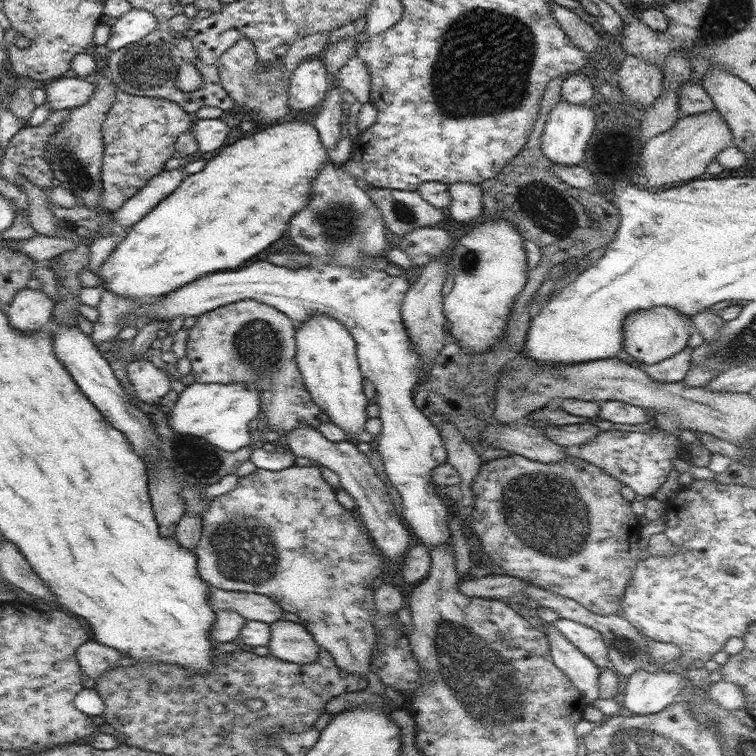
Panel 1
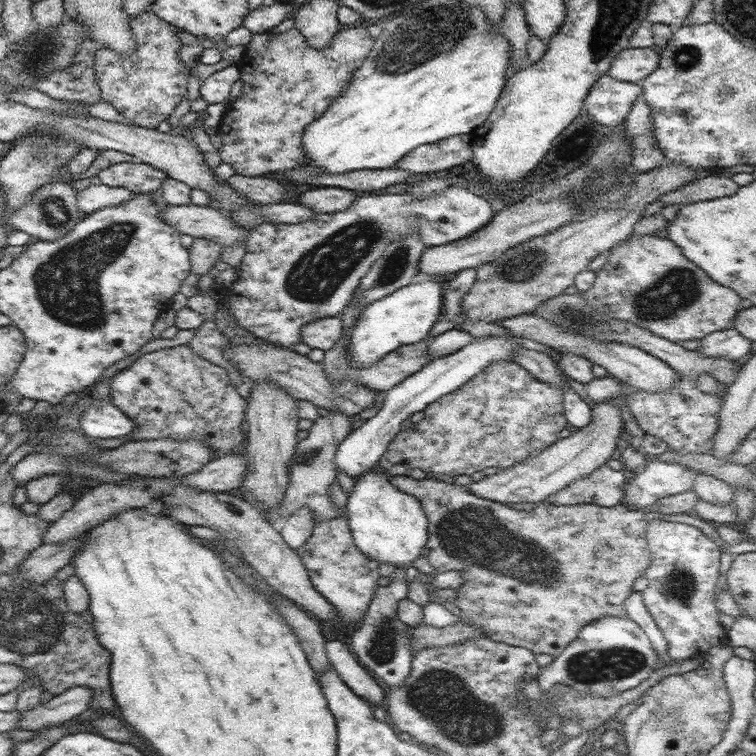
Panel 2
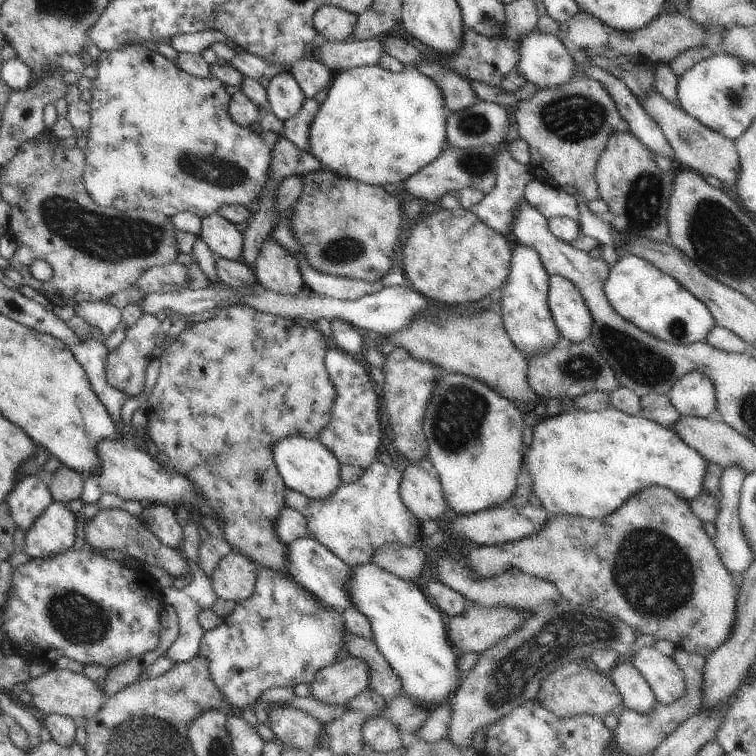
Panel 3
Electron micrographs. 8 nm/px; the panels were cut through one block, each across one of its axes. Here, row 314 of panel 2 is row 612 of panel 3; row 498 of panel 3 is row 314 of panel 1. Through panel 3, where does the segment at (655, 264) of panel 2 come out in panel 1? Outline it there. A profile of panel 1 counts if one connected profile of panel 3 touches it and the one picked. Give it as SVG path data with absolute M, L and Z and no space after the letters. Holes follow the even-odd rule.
M669 306L630 312L623 322L623 350L645 364L662 362L687 347L691 335L687 323L689 319Z

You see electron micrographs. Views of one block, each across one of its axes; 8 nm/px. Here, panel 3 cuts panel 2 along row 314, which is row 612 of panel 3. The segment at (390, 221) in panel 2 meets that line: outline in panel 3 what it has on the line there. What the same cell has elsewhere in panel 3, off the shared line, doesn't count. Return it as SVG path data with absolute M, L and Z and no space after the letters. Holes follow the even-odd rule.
M260 568L252 596L236 603L234 611L222 618L221 626L202 635L197 655L207 658L212 680L227 696L232 708L239 710L256 703L262 692L269 688L294 687L302 682L309 685L319 670L343 657L345 630L341 610L326 606L292 576Z

